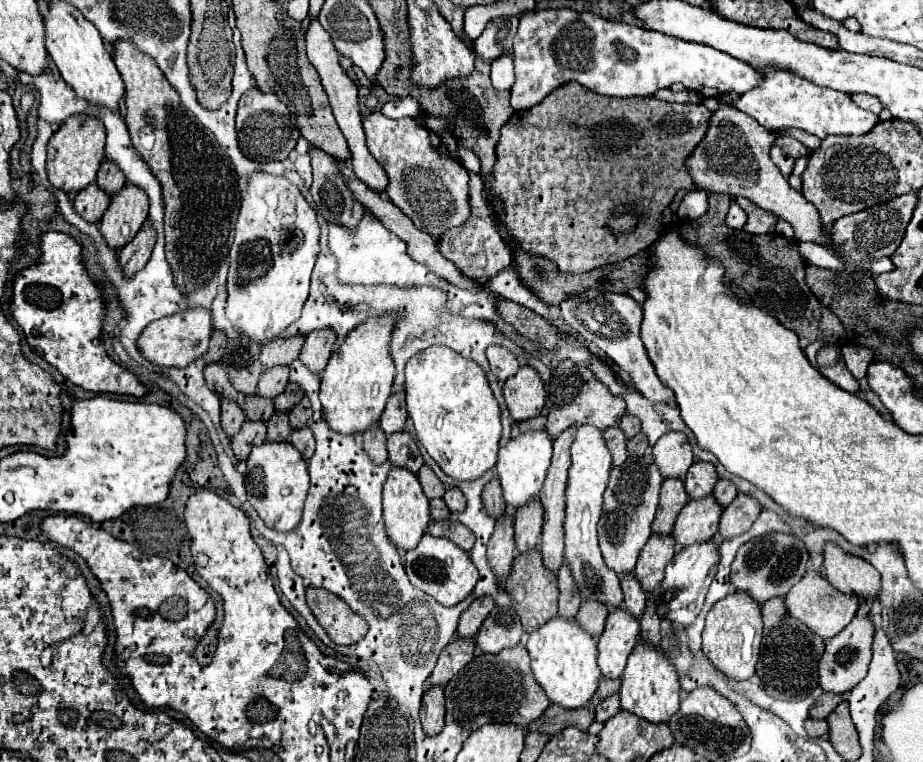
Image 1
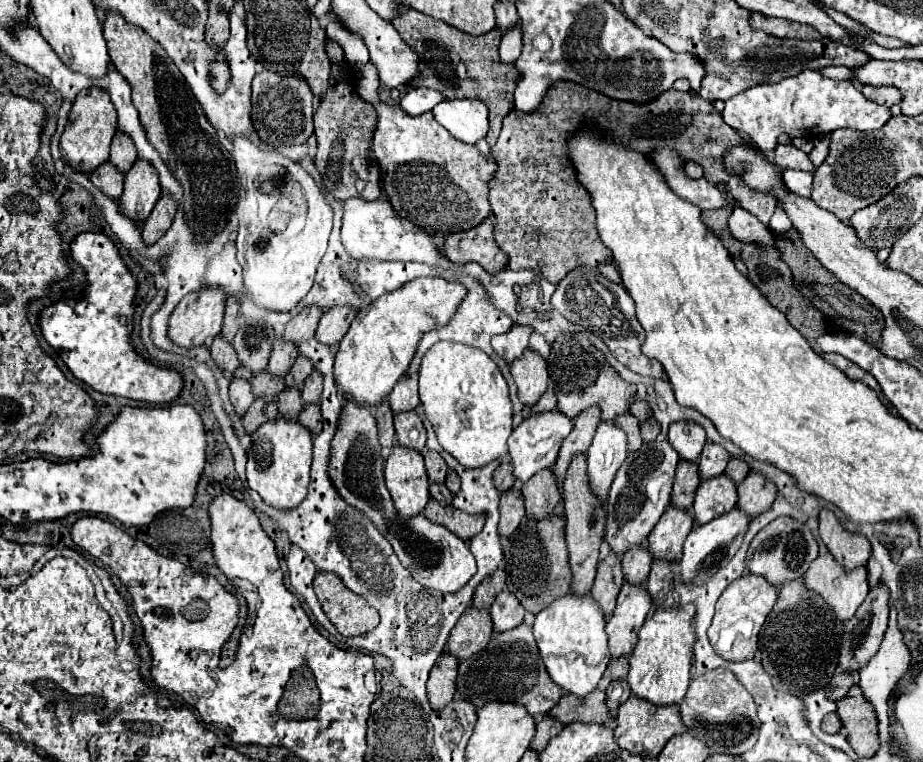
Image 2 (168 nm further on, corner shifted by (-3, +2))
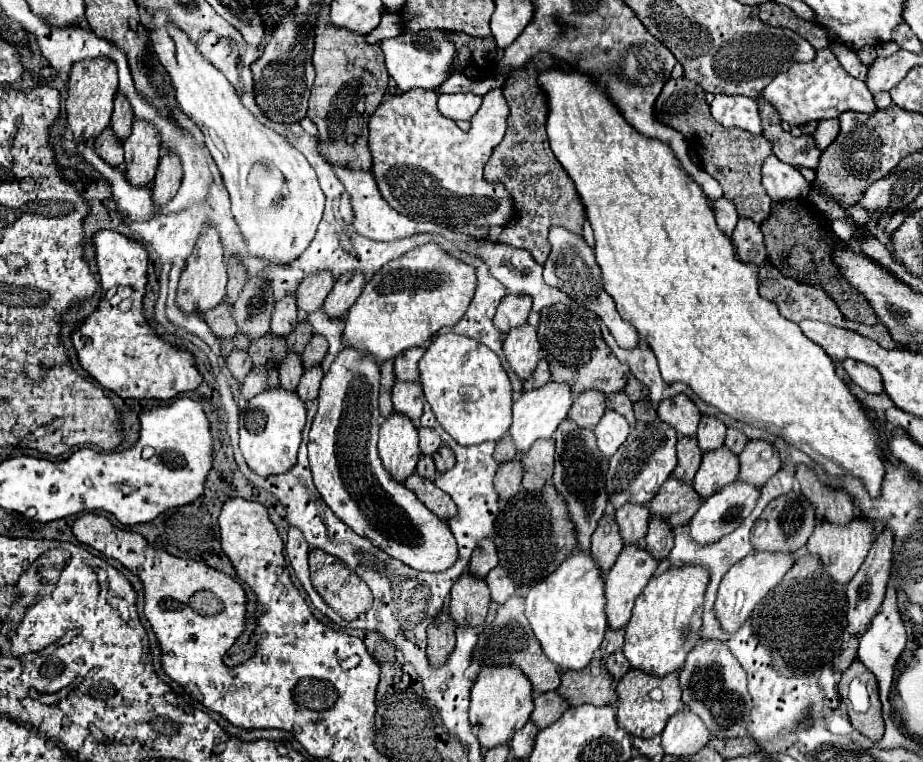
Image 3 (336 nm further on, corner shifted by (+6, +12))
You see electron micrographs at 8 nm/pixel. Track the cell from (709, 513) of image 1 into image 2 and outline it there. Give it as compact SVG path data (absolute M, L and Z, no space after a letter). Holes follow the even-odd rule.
M725 473L711 479L703 479L693 503L695 523L703 525L731 511L735 505L737 505L737 485L733 479L727 479Z

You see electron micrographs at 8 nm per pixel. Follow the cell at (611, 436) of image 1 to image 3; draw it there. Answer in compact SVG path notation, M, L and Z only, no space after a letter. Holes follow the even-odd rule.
M624 393L608 395L608 397L606 397L606 407L612 409L612 411L616 411L616 413L620 413L620 415L630 423L630 427L636 425L634 413L632 413L632 403L630 403L630 399L628 399Z

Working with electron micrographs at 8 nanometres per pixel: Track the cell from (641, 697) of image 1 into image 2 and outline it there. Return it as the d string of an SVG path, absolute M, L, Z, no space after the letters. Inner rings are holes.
M695 605L655 609L639 629L639 641L629 657L627 681L633 695L649 703L681 703L691 683L691 647L695 645Z

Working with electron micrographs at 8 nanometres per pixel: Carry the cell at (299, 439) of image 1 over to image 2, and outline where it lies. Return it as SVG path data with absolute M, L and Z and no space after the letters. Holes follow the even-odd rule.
M309 403L303 407L303 411L299 413L299 423L305 425L313 435L317 435L323 427L323 417L319 411L319 403Z

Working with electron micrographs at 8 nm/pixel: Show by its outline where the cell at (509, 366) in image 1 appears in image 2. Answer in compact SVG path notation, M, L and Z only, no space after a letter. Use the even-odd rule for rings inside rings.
M513 323L511 331L493 337L493 339L491 339L491 345L493 345L493 349L495 349L507 363L511 363L513 359L521 357L521 353L527 349L531 333L533 333L531 327L523 327L523 325Z

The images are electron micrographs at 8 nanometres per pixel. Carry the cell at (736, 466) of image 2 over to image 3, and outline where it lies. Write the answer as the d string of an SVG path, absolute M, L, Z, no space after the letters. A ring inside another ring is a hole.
M728 429L728 433L726 433L726 443L724 443L726 449L730 449L734 455L740 455L746 443L748 443L748 439L746 439L740 431Z

